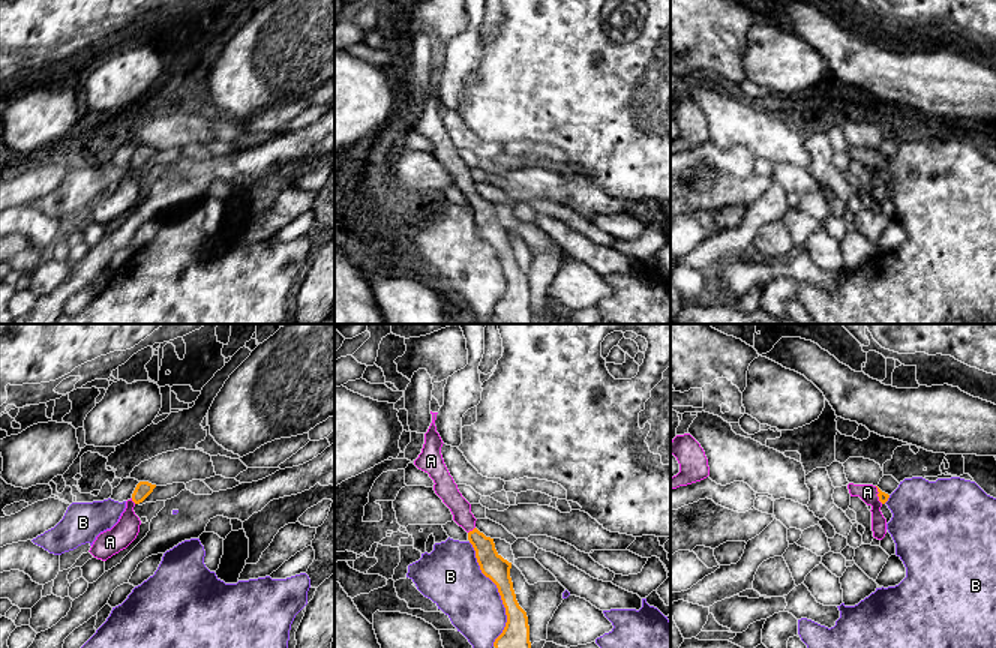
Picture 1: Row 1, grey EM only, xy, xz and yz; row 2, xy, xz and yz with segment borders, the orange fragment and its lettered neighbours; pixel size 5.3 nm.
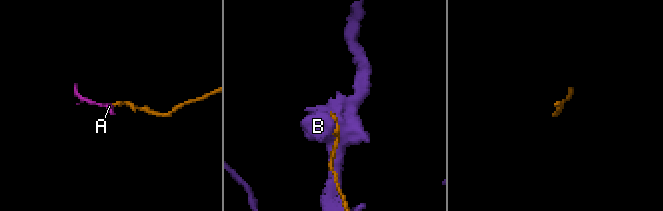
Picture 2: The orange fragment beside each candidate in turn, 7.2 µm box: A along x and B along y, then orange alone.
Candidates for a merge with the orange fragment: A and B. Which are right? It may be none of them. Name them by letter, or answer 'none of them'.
A

